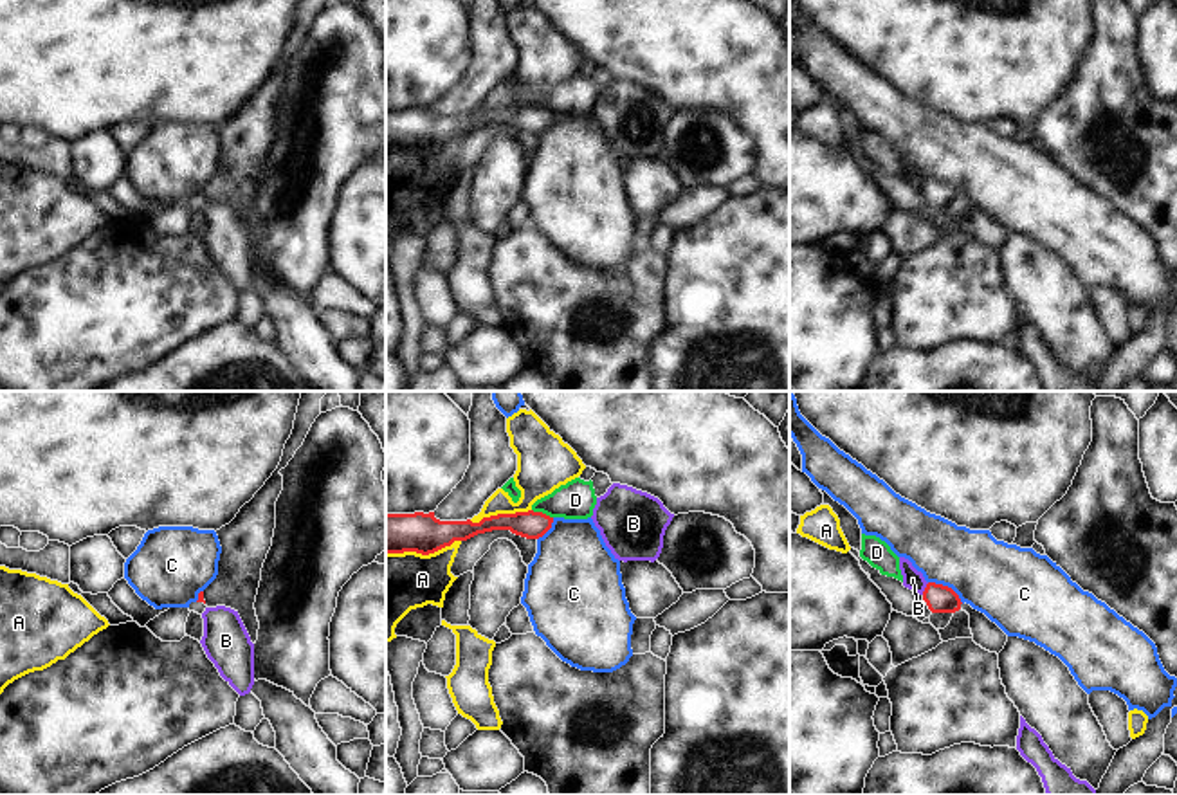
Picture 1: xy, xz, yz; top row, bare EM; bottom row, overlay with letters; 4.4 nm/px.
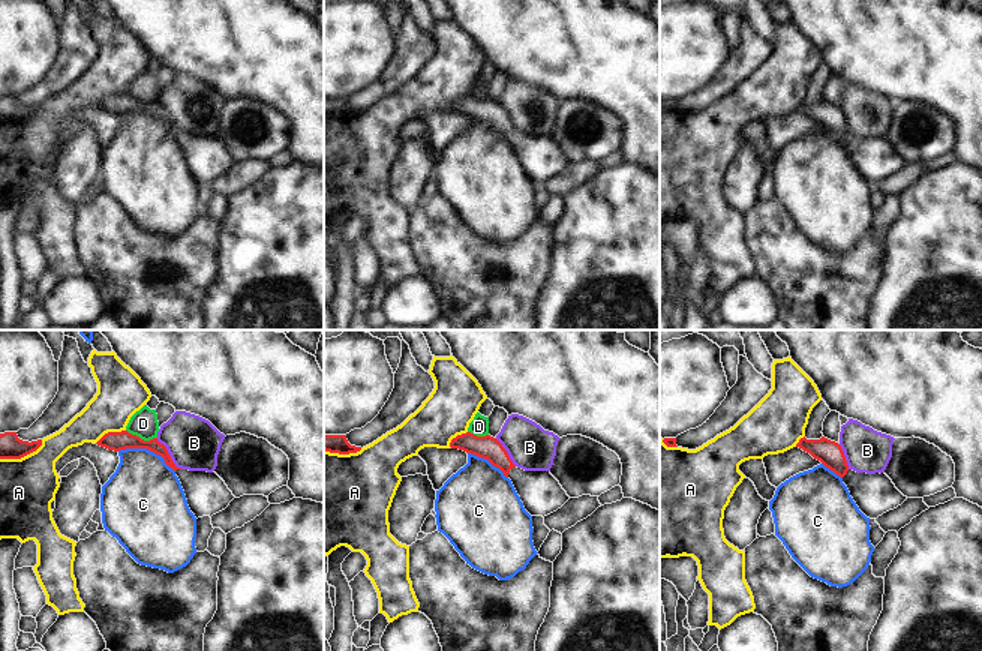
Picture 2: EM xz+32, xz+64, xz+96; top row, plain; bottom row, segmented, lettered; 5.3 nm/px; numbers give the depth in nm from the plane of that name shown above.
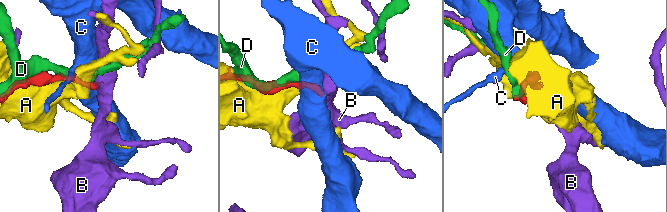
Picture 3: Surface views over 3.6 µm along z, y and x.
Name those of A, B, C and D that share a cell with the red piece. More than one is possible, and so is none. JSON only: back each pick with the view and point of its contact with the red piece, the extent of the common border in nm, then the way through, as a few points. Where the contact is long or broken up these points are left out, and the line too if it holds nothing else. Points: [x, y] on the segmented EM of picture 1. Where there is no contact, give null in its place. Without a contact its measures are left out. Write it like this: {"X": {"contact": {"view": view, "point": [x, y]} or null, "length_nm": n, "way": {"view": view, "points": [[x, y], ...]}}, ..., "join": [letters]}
{"join": []}

